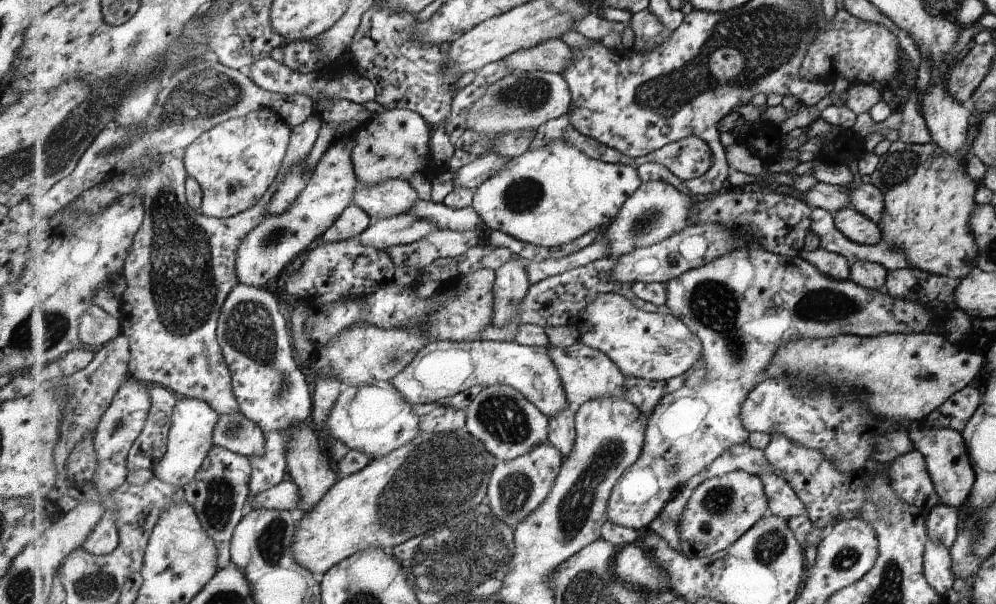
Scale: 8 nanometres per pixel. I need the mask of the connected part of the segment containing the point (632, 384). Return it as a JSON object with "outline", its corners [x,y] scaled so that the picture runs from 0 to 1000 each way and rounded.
{"outline":[[[631,624],[630,639],[630,662],[652,689],[667,657],[670,632]]]}

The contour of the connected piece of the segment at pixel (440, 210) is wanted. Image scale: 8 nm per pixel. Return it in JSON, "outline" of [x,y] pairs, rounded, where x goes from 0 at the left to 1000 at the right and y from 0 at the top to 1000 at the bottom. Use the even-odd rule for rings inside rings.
{"outline":[[[421,331],[410,354],[423,358],[431,368],[439,368],[441,377],[469,384],[470,381],[484,381],[489,384],[485,361],[473,341],[466,346],[451,344],[446,334],[437,336],[435,331],[427,334]]]}

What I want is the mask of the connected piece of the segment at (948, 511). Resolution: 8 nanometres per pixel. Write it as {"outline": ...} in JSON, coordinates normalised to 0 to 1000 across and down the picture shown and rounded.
{"outline":[[[942,831],[933,843],[932,856],[929,858],[929,871],[932,871],[933,891],[943,894],[945,904],[954,906],[961,884],[962,841],[949,838]]]}

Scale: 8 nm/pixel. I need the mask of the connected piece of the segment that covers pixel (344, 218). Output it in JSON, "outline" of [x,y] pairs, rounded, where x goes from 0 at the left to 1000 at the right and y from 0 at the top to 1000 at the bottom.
{"outline":[[[352,339],[342,354],[340,364],[323,392],[323,399],[335,402],[360,392],[373,371],[373,361],[361,341]]]}

